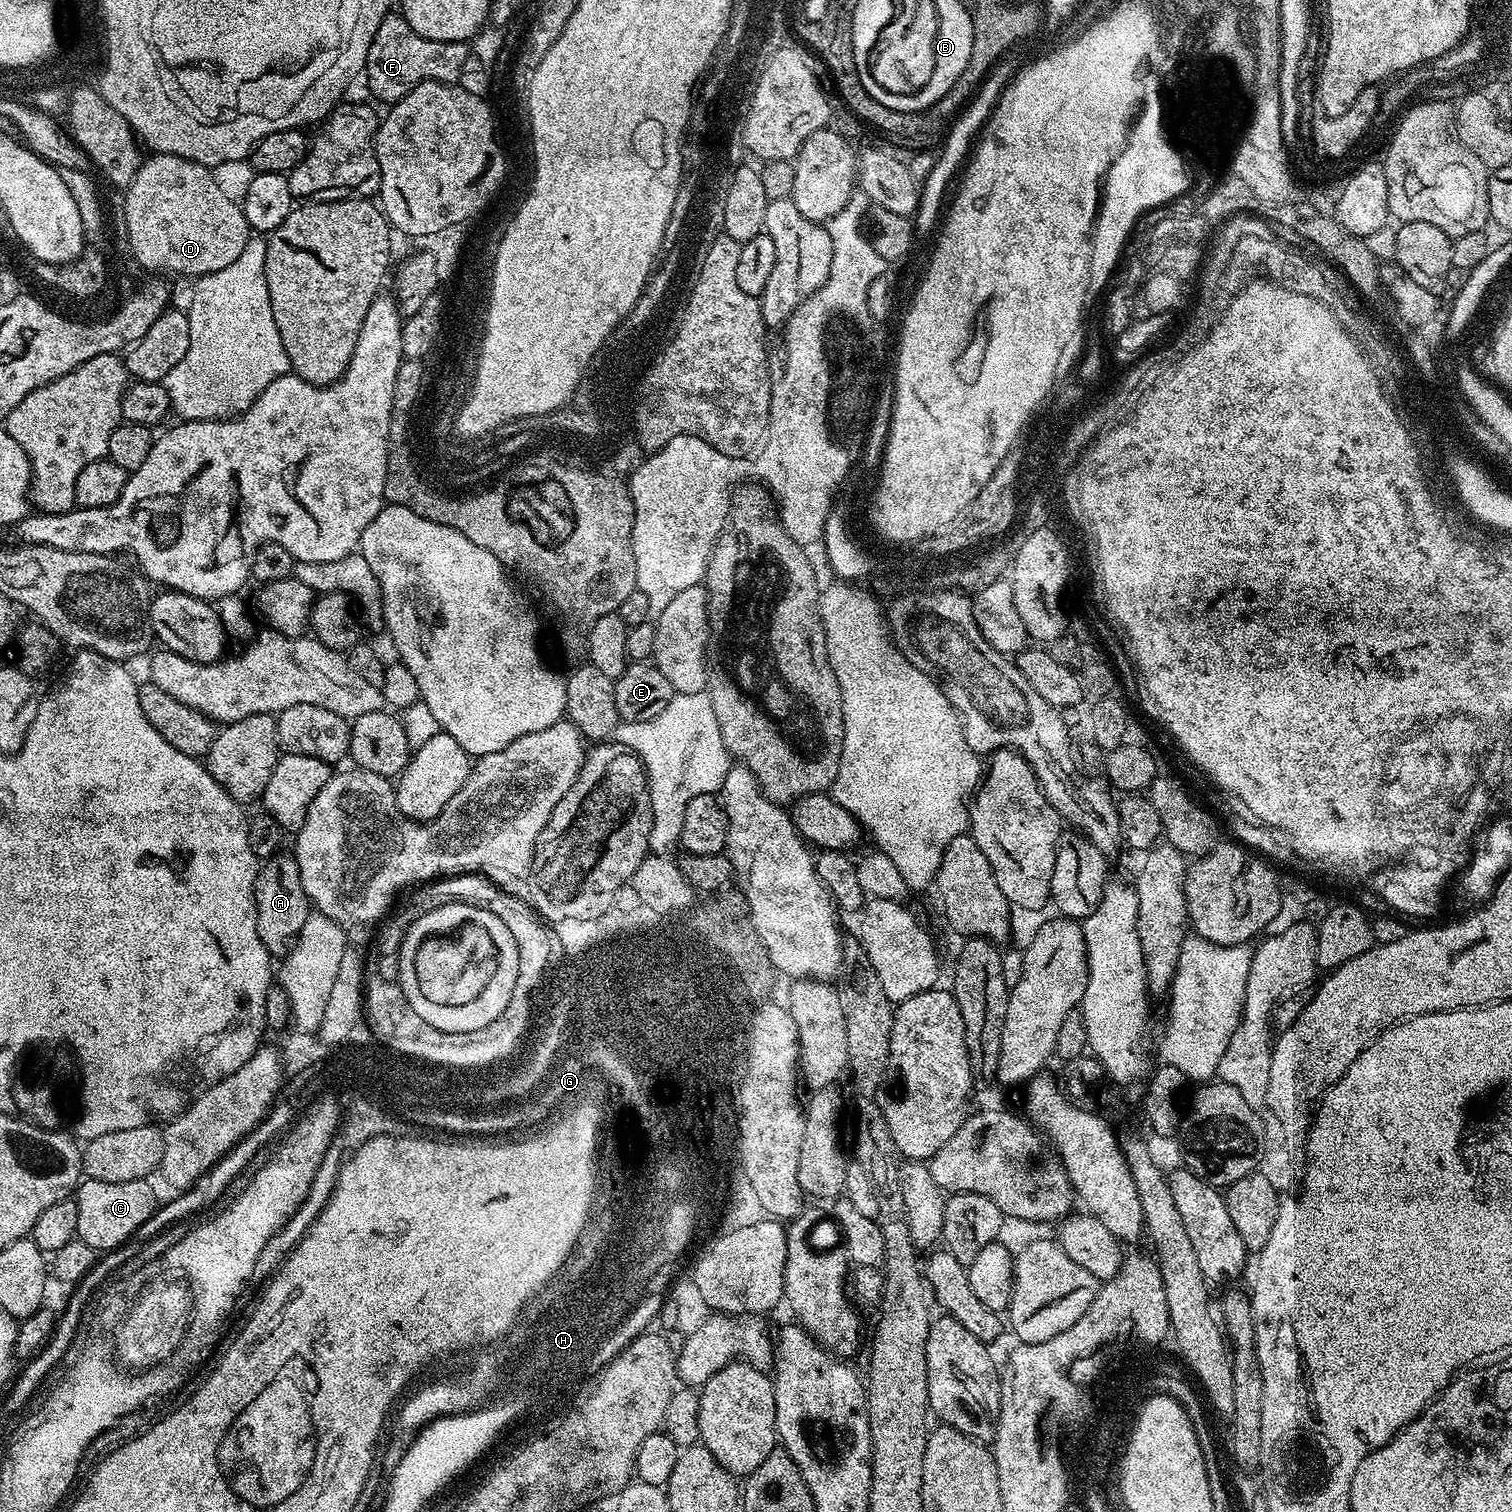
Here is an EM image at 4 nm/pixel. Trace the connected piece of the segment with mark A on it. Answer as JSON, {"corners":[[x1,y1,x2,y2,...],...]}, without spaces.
{"corners":[[275,854,263,861,256,877,256,921,258,922,258,938,262,938,262,946,266,946,268,955,283,958,296,945,302,926,306,926,306,918,310,914,310,905,306,890,302,890,302,874,298,874,298,862,295,855]]}

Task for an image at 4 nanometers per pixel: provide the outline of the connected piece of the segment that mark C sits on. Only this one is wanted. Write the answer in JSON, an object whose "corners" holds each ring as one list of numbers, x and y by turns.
{"corners":[[87,1178,76,1185,74,1199,78,1206,79,1240,86,1246,105,1254,116,1248,123,1248,135,1237,139,1227,155,1215,158,1209,156,1192,148,1185,147,1179,134,1182,98,1182]]}

